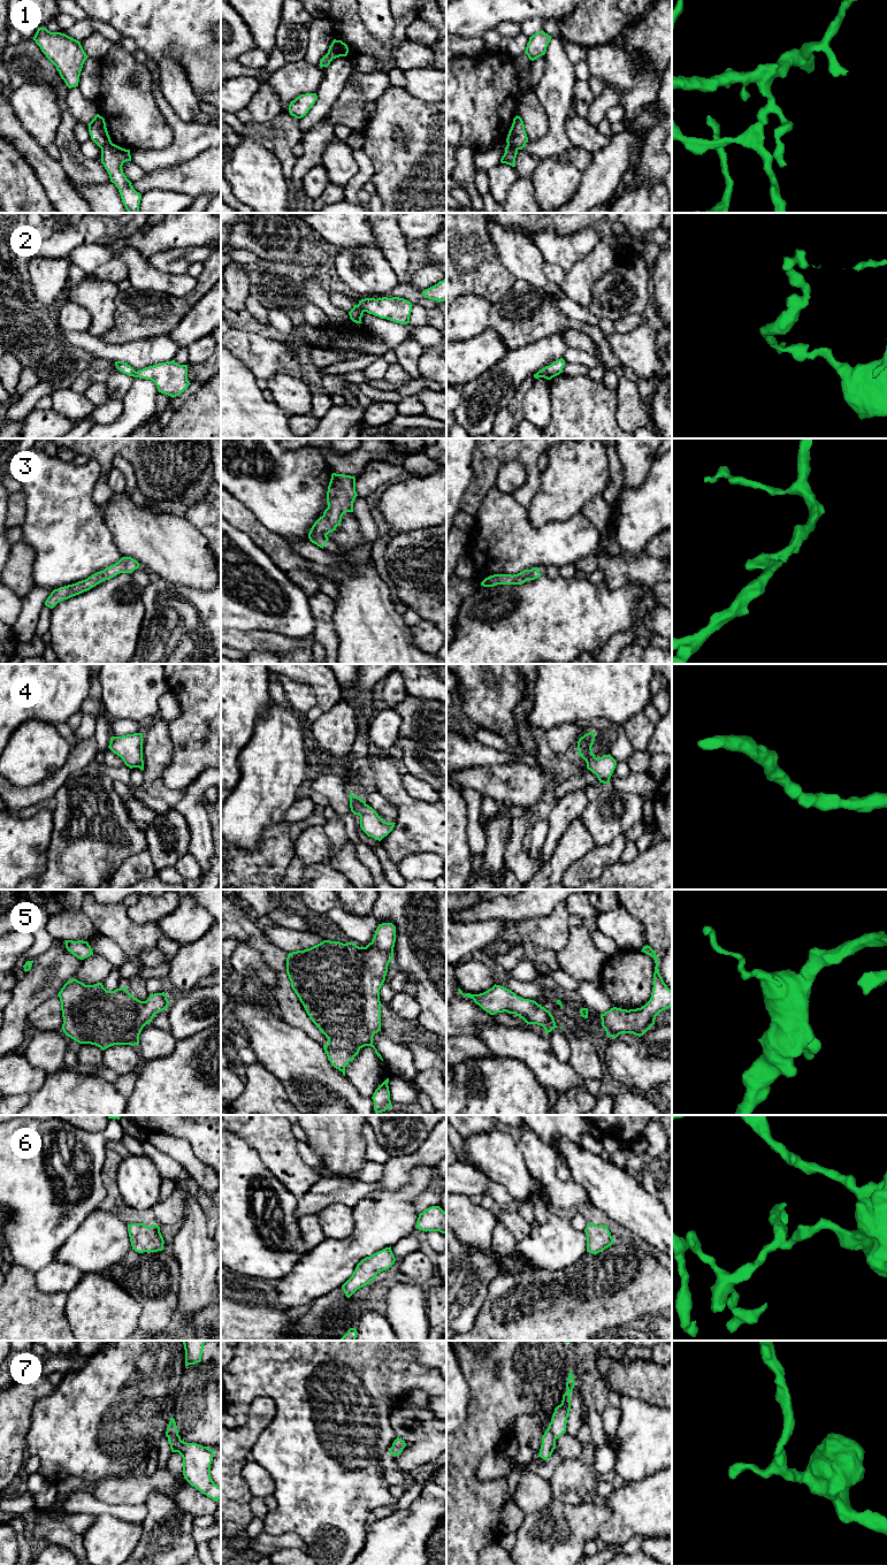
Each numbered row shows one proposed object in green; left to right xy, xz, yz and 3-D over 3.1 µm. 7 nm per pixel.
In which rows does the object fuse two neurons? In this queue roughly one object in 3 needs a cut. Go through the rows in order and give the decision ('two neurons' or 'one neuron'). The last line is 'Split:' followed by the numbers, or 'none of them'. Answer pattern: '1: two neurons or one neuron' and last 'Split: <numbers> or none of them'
1: two neurons
2: two neurons
3: one neuron
4: one neuron
5: one neuron
6: one neuron
7: one neuron
Split: 1, 2

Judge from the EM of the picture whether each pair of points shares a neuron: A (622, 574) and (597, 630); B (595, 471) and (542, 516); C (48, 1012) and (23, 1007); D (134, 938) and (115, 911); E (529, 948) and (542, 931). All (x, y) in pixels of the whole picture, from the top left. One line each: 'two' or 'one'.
A: two
B: one
C: two
D: one
E: two

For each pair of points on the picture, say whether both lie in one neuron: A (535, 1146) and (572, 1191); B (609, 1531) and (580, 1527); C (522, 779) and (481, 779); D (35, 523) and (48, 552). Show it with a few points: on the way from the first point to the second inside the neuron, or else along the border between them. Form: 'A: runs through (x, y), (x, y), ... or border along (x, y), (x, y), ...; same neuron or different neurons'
A: runs through (541, 1159), (544, 1172), (559, 1186); same neuron
B: border along (603, 1503), (610, 1516), (599, 1525), (596, 1536); different neurons
C: runs through (512, 779), (506, 777), (503, 780), (491, 780); same neuron
D: runs through (41, 529), (48, 536), (48, 546); same neuron

